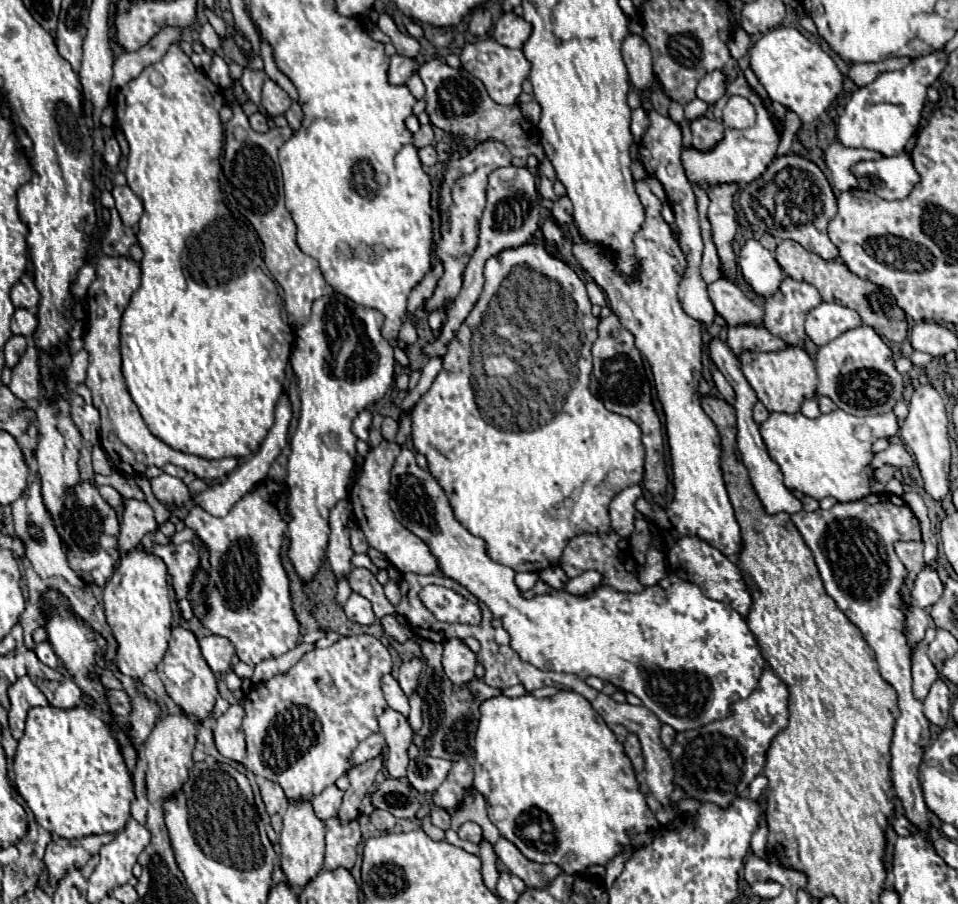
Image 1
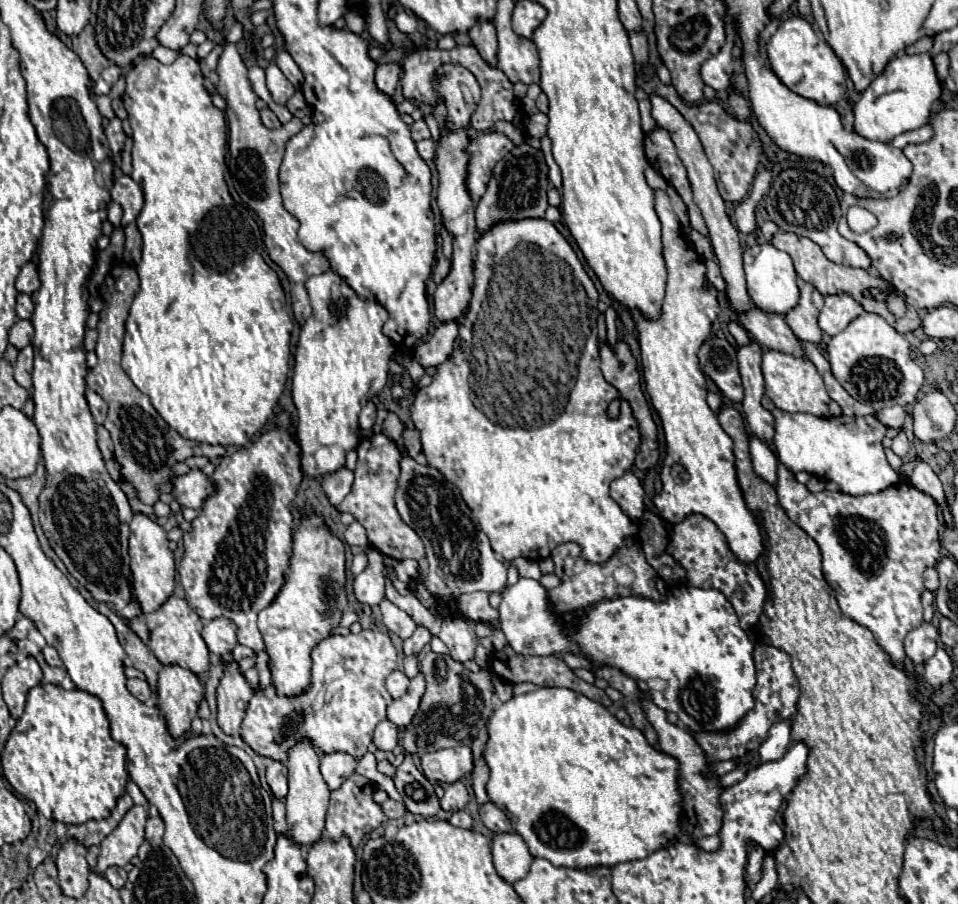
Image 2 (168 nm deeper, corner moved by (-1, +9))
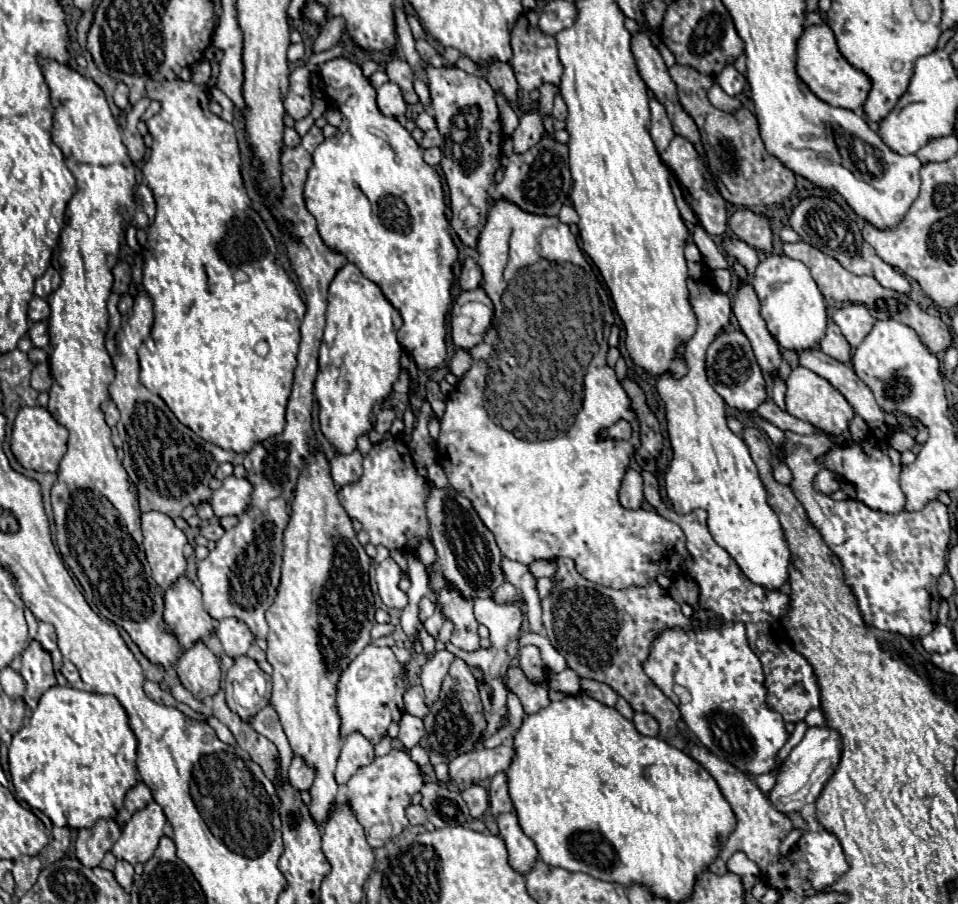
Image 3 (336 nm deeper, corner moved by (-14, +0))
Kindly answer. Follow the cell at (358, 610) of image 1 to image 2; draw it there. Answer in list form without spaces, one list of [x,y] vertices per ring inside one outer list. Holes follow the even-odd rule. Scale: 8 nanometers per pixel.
[[[371,548],[365,570],[355,576],[355,596],[361,604],[377,606],[385,598],[385,576],[383,576],[383,554]]]

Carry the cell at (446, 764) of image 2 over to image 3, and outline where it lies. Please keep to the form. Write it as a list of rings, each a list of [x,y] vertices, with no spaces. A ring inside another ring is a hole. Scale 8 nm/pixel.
[[[500,745],[496,749],[476,749],[456,757],[448,765],[448,775],[456,783],[476,785],[500,771],[508,769],[512,761],[512,745]]]

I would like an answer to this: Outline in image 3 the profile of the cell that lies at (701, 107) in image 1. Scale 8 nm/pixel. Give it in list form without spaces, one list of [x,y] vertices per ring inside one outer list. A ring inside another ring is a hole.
[[[712,85],[712,89],[708,91],[708,99],[710,99],[710,103],[716,107],[716,109],[720,109],[720,111],[734,111],[734,109],[738,109],[740,107],[740,101],[736,99],[736,97],[730,97],[730,95],[726,95],[722,89],[720,89],[720,85]]]

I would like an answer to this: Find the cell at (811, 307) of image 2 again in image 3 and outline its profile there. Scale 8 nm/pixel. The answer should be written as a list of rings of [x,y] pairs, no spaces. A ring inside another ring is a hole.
[[[830,319],[828,327],[826,327],[826,335],[820,339],[820,349],[830,355],[836,361],[848,363],[852,357],[852,349],[848,345],[848,341],[840,335],[840,329],[836,327],[836,323]]]

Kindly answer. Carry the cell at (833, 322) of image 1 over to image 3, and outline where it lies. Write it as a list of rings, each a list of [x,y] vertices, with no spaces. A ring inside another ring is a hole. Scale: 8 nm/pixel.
[[[850,303],[842,309],[838,309],[832,317],[836,321],[836,325],[840,327],[842,335],[846,337],[846,341],[850,343],[850,347],[858,347],[862,343],[862,339],[870,333],[870,329],[874,327],[874,317],[868,313],[868,309],[860,303]]]

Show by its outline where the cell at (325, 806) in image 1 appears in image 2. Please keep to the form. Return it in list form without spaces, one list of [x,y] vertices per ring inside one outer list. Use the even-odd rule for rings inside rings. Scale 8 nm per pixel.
[[[335,752],[335,754],[325,754],[321,758],[321,774],[329,790],[337,790],[343,784],[343,780],[355,772],[355,768],[357,760],[351,754]]]

